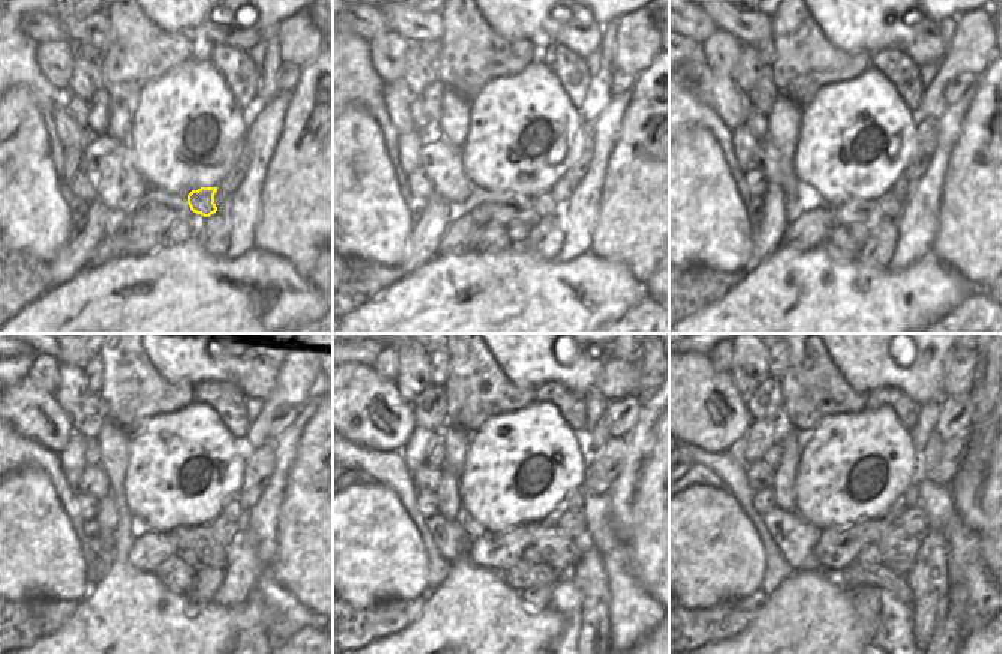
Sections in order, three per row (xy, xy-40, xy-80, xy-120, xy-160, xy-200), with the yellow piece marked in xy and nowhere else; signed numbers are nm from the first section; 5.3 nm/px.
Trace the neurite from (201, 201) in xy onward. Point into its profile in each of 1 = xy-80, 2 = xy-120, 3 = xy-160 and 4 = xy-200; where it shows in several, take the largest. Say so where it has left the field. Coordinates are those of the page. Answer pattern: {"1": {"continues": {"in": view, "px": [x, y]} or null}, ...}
{"1": {"continues": {"in": "xy-80", "px": [891, 206]}}, "2": {"continues": {"in": "xy-120", "px": [222, 530]}}, "3": {"continues": {"in": "xy-160", "px": [572, 522]}}, "4": {"continues": {"in": "xy-200", "px": [914, 521]}}}

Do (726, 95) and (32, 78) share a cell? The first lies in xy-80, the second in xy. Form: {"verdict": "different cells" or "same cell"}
{"verdict": "different cells"}

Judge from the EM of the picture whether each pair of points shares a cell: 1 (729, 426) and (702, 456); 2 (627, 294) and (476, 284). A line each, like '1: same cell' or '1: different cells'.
1: different cells
2: same cell

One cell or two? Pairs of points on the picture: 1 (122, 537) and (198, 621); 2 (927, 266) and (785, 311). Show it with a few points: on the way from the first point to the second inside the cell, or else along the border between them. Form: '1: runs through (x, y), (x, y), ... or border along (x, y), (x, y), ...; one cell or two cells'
1: runs through (120, 566), (120, 572), (170, 621); one cell
2: runs through (891, 302), (881, 311), (821, 311); one cell

